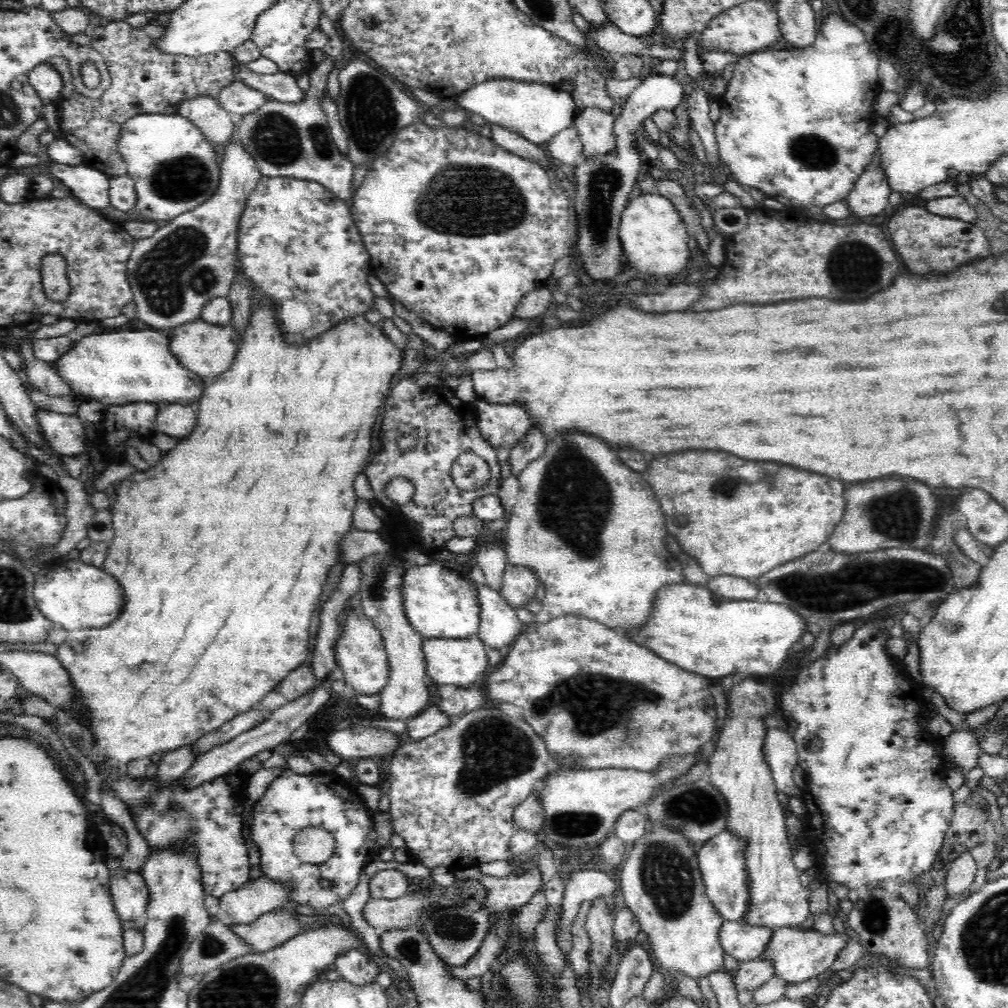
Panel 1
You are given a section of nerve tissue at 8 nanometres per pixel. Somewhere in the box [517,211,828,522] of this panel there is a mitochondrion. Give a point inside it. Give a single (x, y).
(732, 485)

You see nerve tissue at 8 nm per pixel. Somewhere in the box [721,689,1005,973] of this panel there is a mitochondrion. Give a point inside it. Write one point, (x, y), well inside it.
(873, 915)

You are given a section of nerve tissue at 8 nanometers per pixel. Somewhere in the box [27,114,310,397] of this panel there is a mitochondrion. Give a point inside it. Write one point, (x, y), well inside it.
(174, 270)

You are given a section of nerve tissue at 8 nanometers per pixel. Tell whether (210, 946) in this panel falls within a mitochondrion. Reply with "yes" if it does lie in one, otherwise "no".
yes

